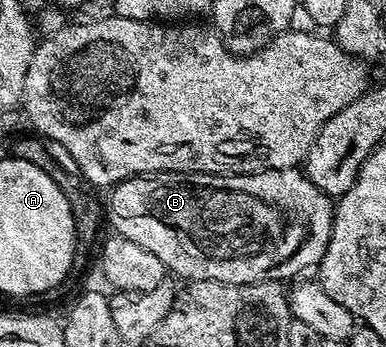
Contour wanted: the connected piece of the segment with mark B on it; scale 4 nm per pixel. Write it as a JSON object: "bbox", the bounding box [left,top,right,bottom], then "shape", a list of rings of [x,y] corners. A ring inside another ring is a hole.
{"bbox":[110,168,334,284],"shape":[[[293,168],[293,169],[279,169],[279,170],[263,170],[263,171],[252,171],[252,172],[236,172],[236,173],[233,173],[233,174],[172,174],[172,173],[170,173],[170,172],[156,172],[156,173],[154,173],[154,174],[137,174],[137,175],[135,175],[135,177],[134,177],[134,178],[127,178],[127,179],[125,179],[125,181],[124,181],[124,182],[120,182],[120,183],[118,183],[118,185],[116,185],[116,186],[115,186],[115,187],[114,187],[114,189],[112,189],[112,190],[111,190],[111,191],[110,191],[110,194],[111,194],[111,226],[112,226],[112,227],[111,227],[111,228],[110,228],[110,229],[111,229],[111,230],[112,230],[112,231],[114,231],[114,233],[116,233],[116,234],[120,234],[120,235],[121,235],[121,236],[125,236],[125,237],[126,237],[126,238],[128,238],[128,239],[129,239],[129,240],[133,240],[133,244],[141,244],[141,248],[145,248],[145,249],[146,249],[146,250],[147,250],[147,251],[149,251],[149,252],[153,252],[153,256],[157,256],[157,260],[161,260],[161,264],[165,264],[165,265],[166,265],[166,266],[167,266],[167,268],[168,268],[168,271],[170,271],[170,273],[171,273],[171,274],[172,274],[172,275],[175,275],[175,276],[178,276],[178,277],[179,277],[179,278],[180,278],[180,279],[182,279],[182,278],[181,278],[181,277],[183,277],[183,280],[190,280],[190,281],[193,281],[193,282],[228,282],[228,283],[229,283],[229,284],[241,284],[241,283],[242,283],[242,282],[278,282],[278,281],[280,281],[280,280],[288,280],[288,279],[287,279],[287,278],[291,278],[291,277],[292,277],[292,278],[291,278],[291,279],[294,279],[294,278],[295,278],[295,277],[296,277],[296,276],[299,276],[299,275],[295,275],[295,276],[294,276],[294,274],[299,274],[299,273],[301,273],[301,272],[302,272],[302,270],[307,270],[307,269],[309,269],[309,268],[310,268],[310,266],[311,266],[311,269],[312,269],[312,268],[315,268],[315,267],[318,267],[318,264],[319,264],[319,262],[320,262],[320,260],[321,260],[321,259],[323,259],[323,256],[324,256],[324,254],[325,254],[325,248],[327,248],[327,247],[328,247],[328,242],[329,242],[329,236],[330,236],[330,235],[331,235],[331,234],[332,234],[332,220],[333,220],[333,218],[334,218],[334,201],[333,201],[333,200],[332,200],[332,199],[331,199],[331,198],[330,198],[330,197],[328,197],[328,195],[327,195],[327,194],[323,194],[323,193],[322,193],[322,192],[320,192],[320,190],[319,190],[319,189],[318,189],[318,188],[317,188],[317,187],[315,187],[315,185],[313,185],[313,184],[312,184],[312,182],[311,182],[311,181],[310,181],[310,180],[309,180],[309,179],[307,179],[307,176],[306,176],[306,173],[305,173],[305,172],[304,172],[304,171],[303,171],[303,170],[302,170],[302,169],[299,169],[299,168]]]}

